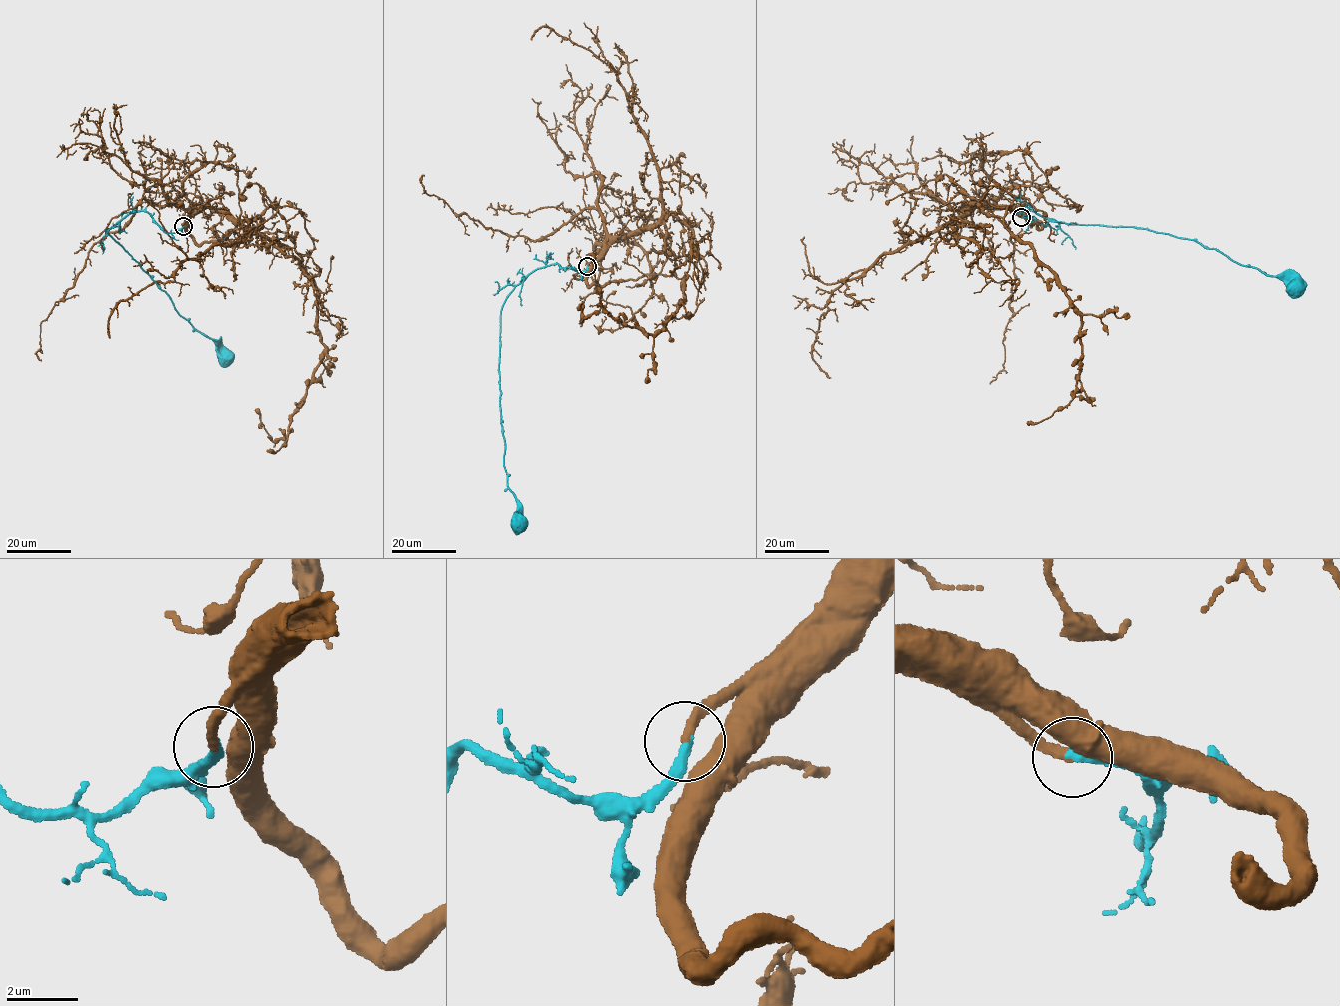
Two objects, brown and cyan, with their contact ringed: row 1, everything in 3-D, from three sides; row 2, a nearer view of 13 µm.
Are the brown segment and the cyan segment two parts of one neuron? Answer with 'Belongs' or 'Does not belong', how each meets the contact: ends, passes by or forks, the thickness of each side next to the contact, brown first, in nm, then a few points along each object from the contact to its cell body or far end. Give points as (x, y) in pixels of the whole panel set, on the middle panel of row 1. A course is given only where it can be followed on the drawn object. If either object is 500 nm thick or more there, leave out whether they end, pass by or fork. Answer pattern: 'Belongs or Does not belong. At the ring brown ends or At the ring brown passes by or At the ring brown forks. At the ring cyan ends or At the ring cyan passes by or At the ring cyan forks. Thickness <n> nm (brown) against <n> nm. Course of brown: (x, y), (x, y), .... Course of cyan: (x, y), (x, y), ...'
Belongs. At the ring brown ends. At the ring cyan ends. Thickness 280 nm (brown) against 320 nm. Course of brown: (587, 266), (590, 286), (684, 272), (685, 300), (653, 334), (603, 308), (583, 319), (582, 306). Course of cyan: (587, 266), (576, 271), (558, 264), (532, 271), (515, 287), (500, 312), (503, 460), (521, 525)

